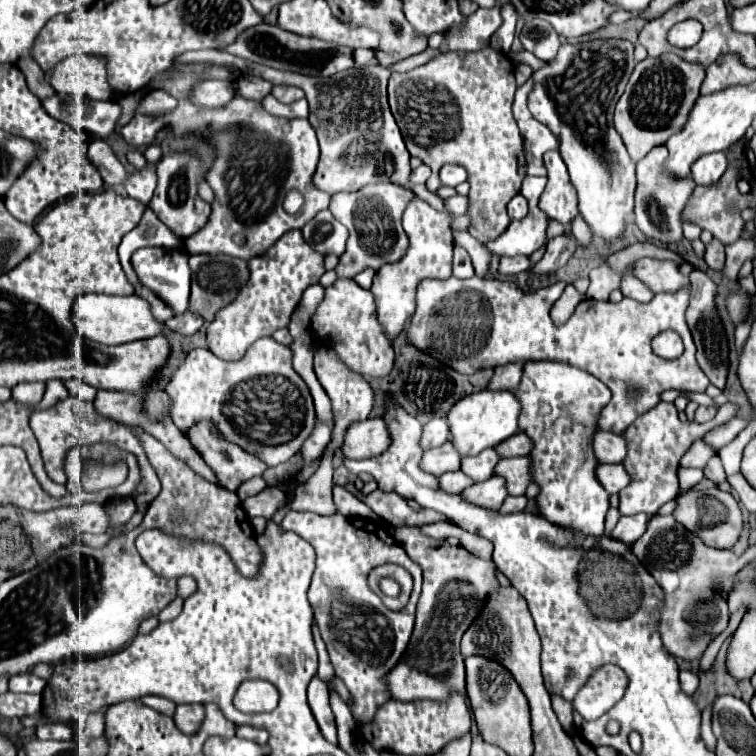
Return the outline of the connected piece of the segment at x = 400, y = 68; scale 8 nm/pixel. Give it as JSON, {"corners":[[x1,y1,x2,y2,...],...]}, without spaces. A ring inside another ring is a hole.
{"corners":[[428,48,420,54,410,56,400,62,390,66,389,69,391,71,397,71,400,73,404,73,404,72,414,69,415,67,418,67,420,65,427,63,429,60,431,60,433,57,439,55,440,53,441,53,441,51,438,49,435,50,435,49]]}

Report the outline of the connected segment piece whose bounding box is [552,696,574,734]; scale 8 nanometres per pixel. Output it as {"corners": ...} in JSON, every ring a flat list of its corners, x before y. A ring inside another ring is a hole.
{"corners":[[552,696,552,708,554,708,558,720,564,722,566,732,570,734,570,728,574,728,574,724,572,724,572,704,566,702,566,700,560,698,560,696]]}

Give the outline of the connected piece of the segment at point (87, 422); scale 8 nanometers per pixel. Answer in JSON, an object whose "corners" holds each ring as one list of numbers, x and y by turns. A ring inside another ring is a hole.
{"corners":[[70,396,66,398,64,402,58,402,56,406,48,408,48,410,36,410,32,416,30,416,30,428,40,444,40,450,42,450,42,460,44,460,44,468,46,468,46,474,58,482,58,484,66,484,66,474,64,474,64,458,66,458,66,452,76,446,76,444,96,444,96,442,108,442,108,444,114,444,118,448,124,448,126,452,132,452,138,456,138,462,142,466,142,484,136,488,134,492,134,502,138,506,142,504,150,504,158,492,160,492,160,486,158,486,158,476,156,472,152,470,144,450,142,450,142,444,136,440,136,436,124,428,122,424,110,420,110,418,104,418,100,416,98,412,94,412,94,406,92,402,82,402,78,400,76,396]]}

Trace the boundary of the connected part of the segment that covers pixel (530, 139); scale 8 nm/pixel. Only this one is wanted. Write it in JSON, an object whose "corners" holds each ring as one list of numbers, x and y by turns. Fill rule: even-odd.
{"corners":[[528,80,522,88,518,88,516,100,514,100,514,118,516,118,522,138,524,138,526,174,528,176,546,176,542,156,550,148,558,148,558,140,542,122,534,120,534,116,526,108,526,96,528,96,530,88,532,88,532,80]]}

